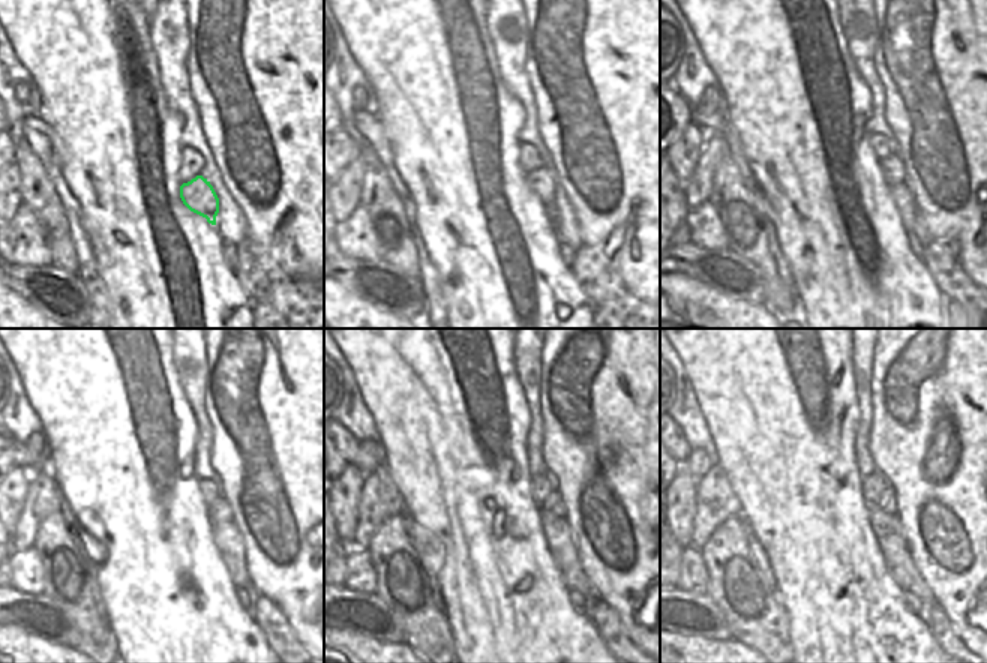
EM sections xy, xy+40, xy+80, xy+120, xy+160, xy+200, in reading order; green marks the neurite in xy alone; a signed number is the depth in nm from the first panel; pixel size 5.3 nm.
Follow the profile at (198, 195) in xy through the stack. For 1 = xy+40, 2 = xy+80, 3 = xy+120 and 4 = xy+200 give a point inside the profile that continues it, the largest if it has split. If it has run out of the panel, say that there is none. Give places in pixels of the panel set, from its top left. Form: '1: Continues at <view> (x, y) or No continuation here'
1: Continues at xy+40 (542, 183)
2: Continues at xy+80 (891, 167)
3: Continues at xy+120 (219, 510)
4: Continues at xy+200 (888, 500)

